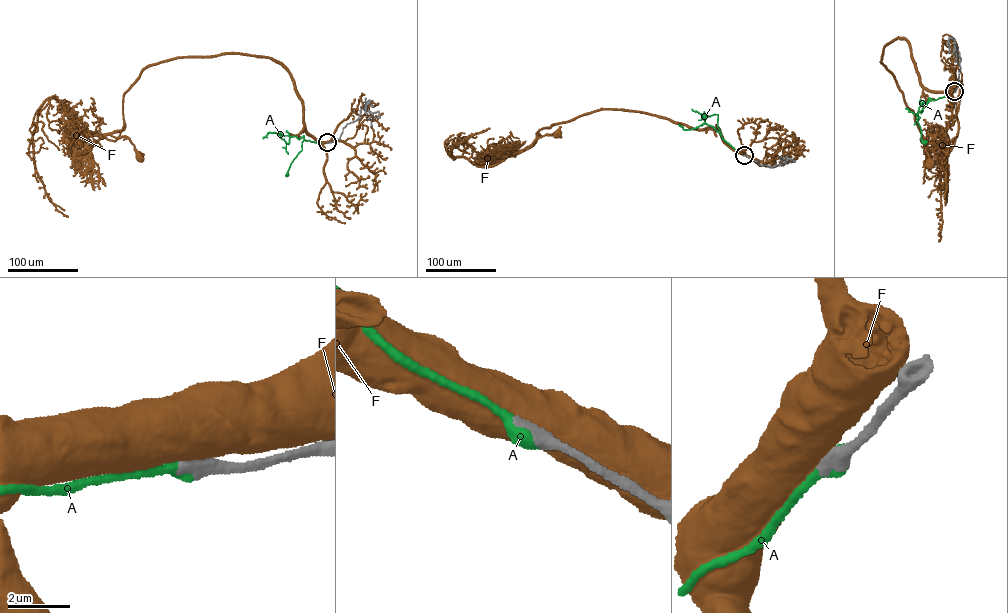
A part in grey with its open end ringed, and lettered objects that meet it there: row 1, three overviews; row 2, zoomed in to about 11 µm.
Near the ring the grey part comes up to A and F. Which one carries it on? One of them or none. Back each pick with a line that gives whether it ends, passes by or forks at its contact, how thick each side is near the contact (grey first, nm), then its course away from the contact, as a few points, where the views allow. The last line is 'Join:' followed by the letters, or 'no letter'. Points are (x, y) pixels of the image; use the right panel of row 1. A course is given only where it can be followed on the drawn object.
A: it ends; calibres 550 and 600 nm; course (954, 91), (934, 100), (929, 98), (917, 114), (921, 139), (925, 142)
Join: A

